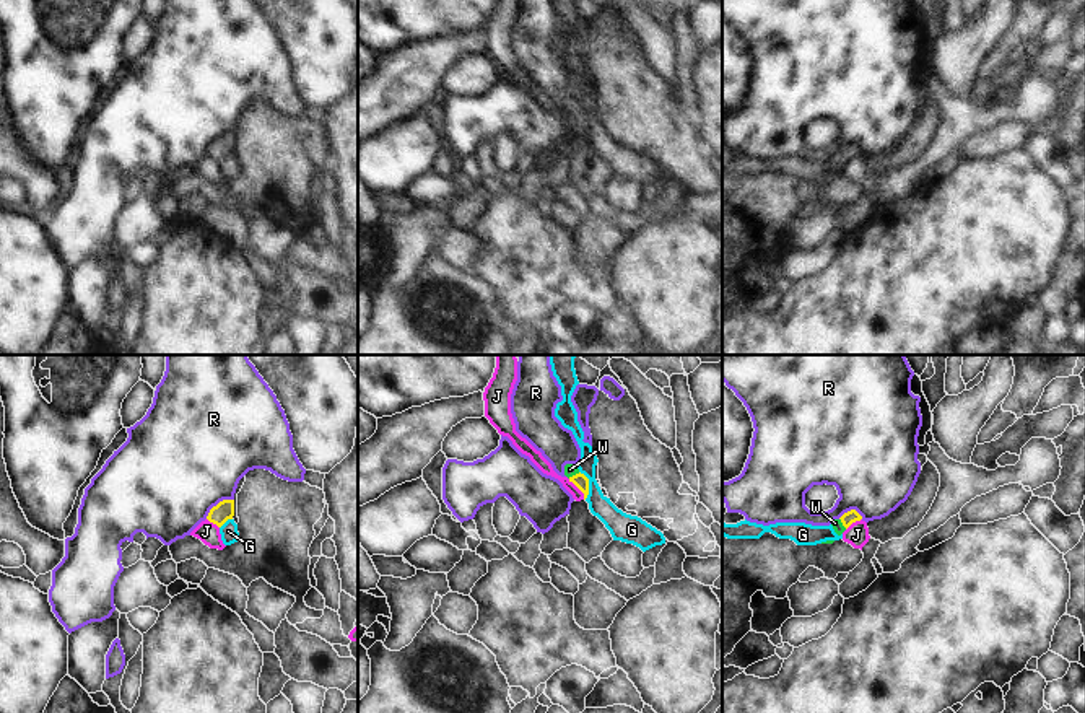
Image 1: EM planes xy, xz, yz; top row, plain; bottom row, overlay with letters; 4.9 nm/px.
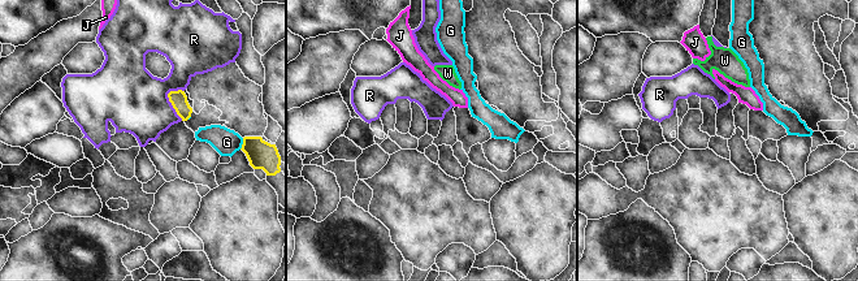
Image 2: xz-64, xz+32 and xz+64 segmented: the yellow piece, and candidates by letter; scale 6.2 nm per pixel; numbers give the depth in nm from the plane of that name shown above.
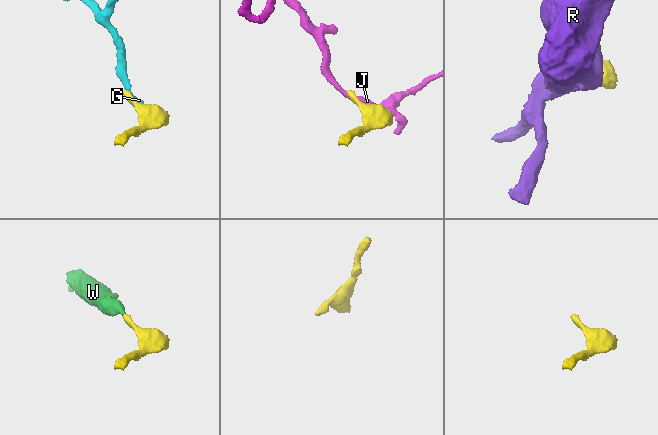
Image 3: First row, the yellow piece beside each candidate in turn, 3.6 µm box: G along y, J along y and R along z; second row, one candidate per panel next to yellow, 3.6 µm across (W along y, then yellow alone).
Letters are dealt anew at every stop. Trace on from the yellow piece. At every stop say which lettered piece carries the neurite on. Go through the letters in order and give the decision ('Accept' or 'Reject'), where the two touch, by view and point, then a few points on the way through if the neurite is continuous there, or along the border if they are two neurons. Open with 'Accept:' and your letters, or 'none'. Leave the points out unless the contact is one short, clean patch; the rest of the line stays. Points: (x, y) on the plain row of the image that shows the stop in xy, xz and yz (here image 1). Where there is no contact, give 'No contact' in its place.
Accept: W
G: Reject. Touches yellow at xz (588, 121)
J: Reject. Touches yellow at xz (578, 122). Boundary: xz (568, 114), (584, 134)
R: Reject. Touches yellow at xy (218, 139). Boundary: xy (233, 134), (218, 137), (205, 153)
W: Accept. Touches yellow at xz (573, 111). Path across: xz (579, 116), (573, 111), (570, 104)

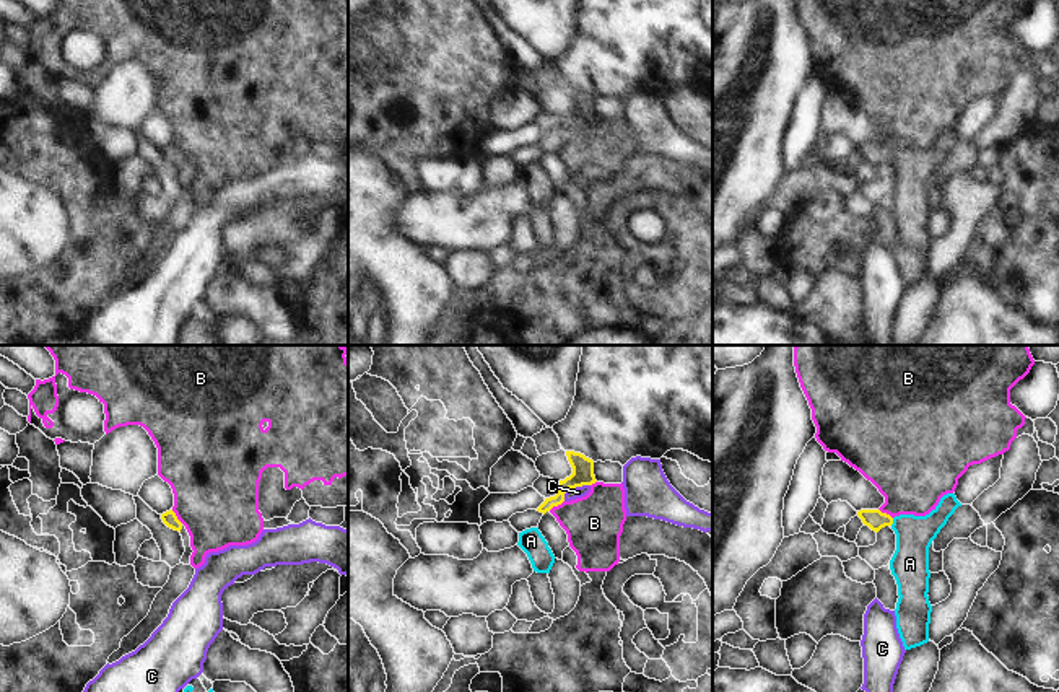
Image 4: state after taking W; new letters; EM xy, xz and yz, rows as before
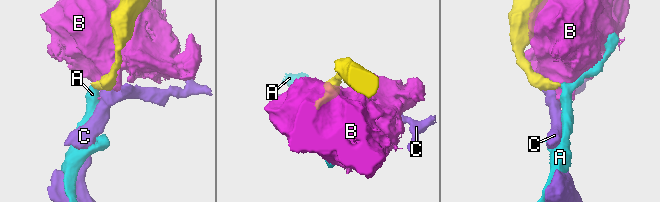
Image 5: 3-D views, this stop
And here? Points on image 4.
Accept: A
A: Accept. Touches yellow at yz (892, 157). Path across: yz (875, 155), (892, 157), (910, 175), (910, 199)
B: Reject. Touches yellow at xz (555, 140). Boundary: xz (563, 135), (549, 145)
C: Reject. Touches yellow at xz (573, 122). Boundary: xz (589, 119), (571, 122), (563, 135)

